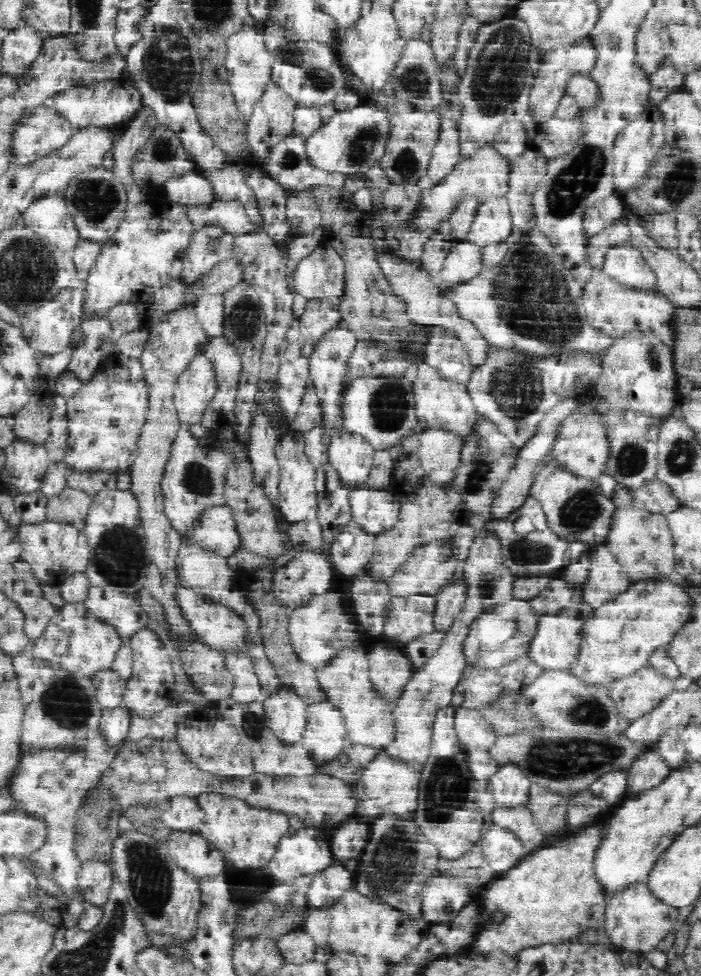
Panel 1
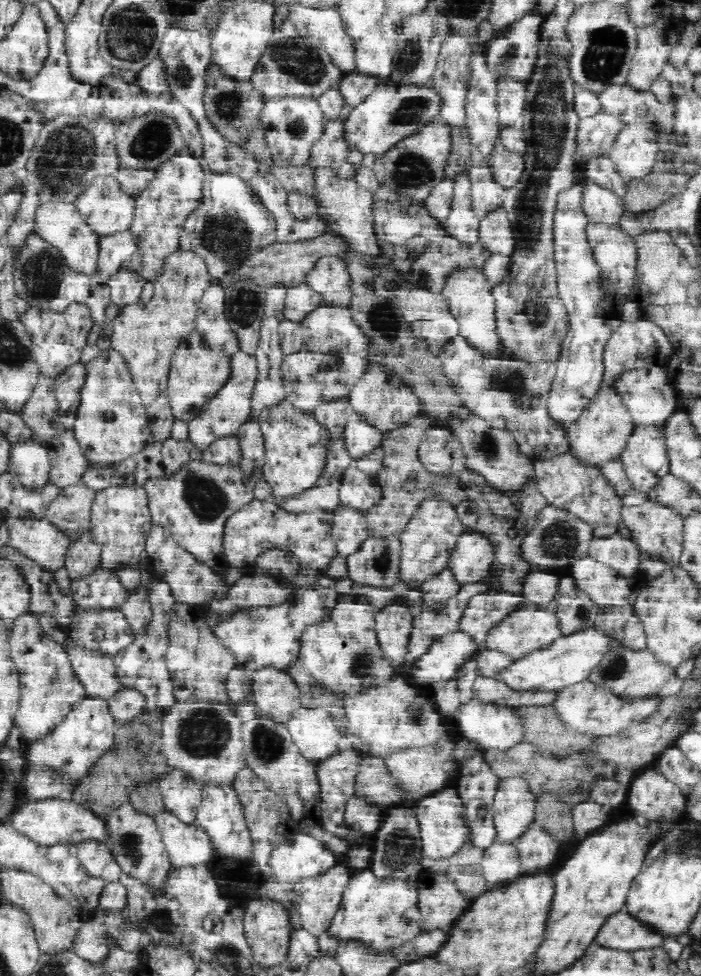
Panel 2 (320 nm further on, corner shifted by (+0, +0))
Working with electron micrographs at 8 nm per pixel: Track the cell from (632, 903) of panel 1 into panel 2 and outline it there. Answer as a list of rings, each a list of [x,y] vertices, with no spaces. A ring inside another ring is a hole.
[[[623,909],[607,918],[597,932],[596,941],[613,949],[637,951],[662,947],[666,937],[666,933]]]

